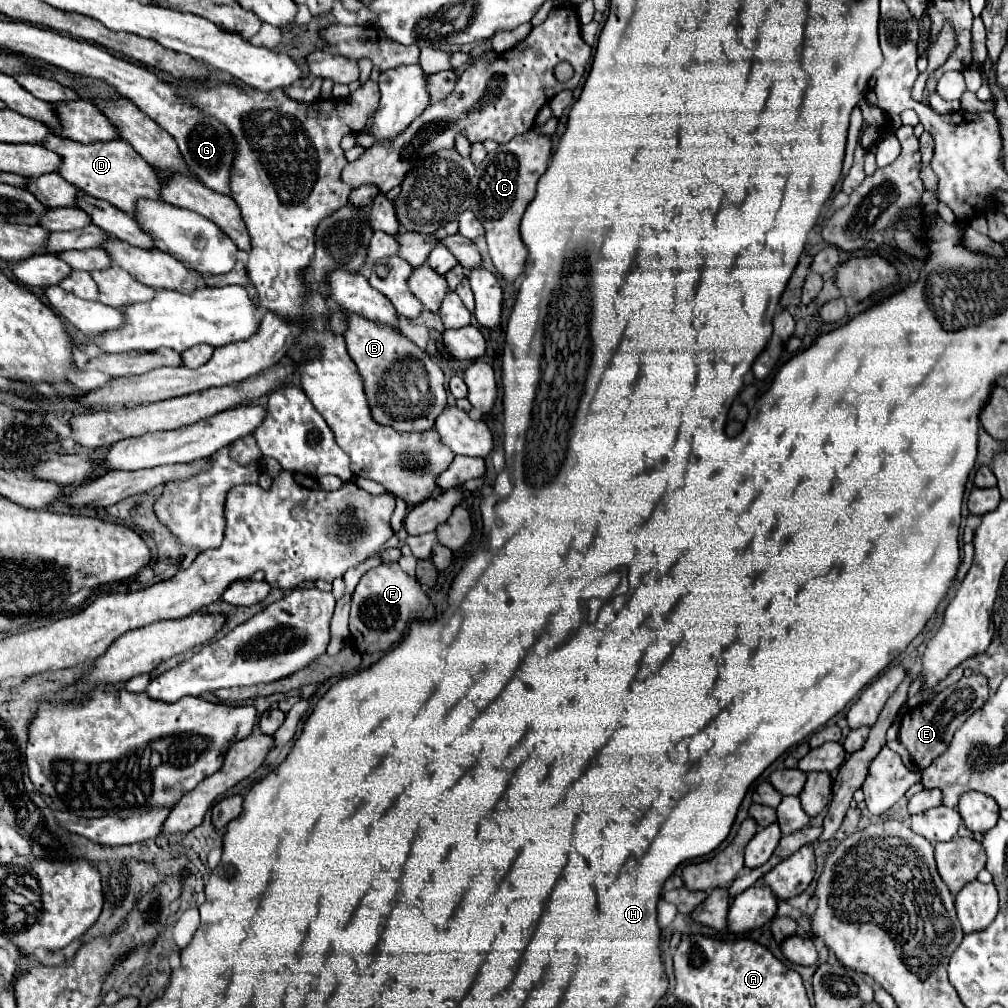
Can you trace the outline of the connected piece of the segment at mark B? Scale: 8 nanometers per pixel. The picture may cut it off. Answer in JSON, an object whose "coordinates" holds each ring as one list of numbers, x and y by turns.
{"coordinates":[[348,315,344,339,350,357,364,377,364,389,374,419,382,425,394,427,396,431,434,429,436,417,446,409,446,389,444,373,430,355,402,333,358,315]]}

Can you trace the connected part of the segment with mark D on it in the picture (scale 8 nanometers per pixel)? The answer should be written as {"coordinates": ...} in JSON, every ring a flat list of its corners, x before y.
{"coordinates":[[50,135,44,141,44,147,62,157,62,169,58,169,58,173,66,177,66,181,78,185,84,193,92,197,112,203,114,207,118,207,128,215,136,215,138,199,160,199,160,193,166,185,166,181,158,177,154,167,142,161,142,157,138,157,134,147,124,139,84,145,74,139]]}

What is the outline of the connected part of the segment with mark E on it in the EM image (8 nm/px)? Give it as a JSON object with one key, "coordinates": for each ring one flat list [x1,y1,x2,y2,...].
{"coordinates":[[972,673,970,677,962,677,958,683,946,687,938,693,938,699,934,699,930,705,918,705,908,709,908,713,902,717,898,739,900,743,910,751,912,761,920,771,924,771,936,757,940,757,946,747,952,741,954,731,976,711,980,709,990,697,988,691,988,679,982,673]]}

